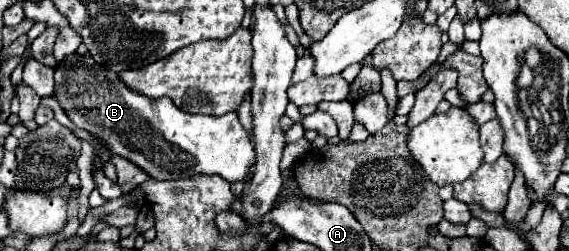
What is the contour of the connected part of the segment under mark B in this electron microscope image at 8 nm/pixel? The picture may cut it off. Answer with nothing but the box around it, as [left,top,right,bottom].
[54,53,254,181]

